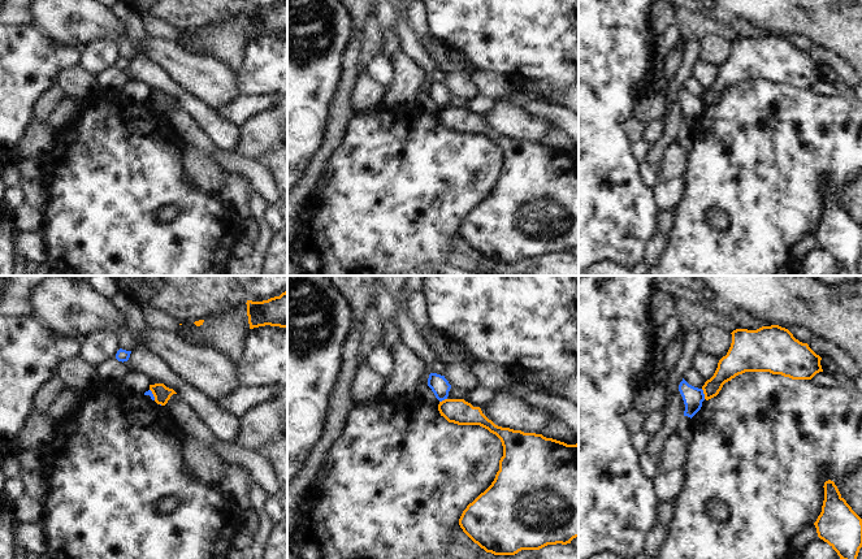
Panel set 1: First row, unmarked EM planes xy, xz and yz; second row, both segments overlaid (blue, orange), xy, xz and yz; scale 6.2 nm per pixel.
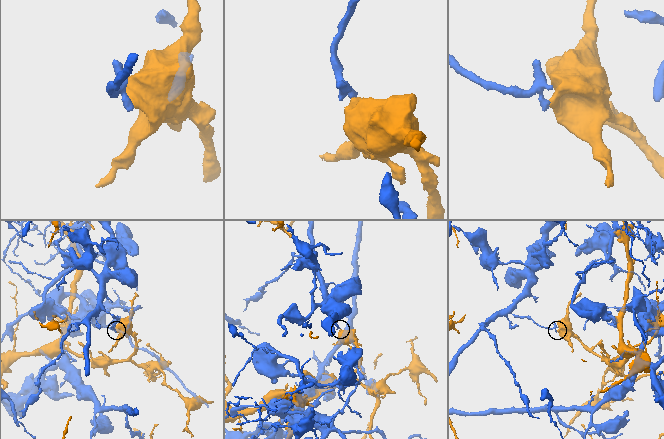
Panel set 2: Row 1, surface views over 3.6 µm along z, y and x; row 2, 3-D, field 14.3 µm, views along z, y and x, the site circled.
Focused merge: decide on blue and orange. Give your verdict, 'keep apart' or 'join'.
keep apart

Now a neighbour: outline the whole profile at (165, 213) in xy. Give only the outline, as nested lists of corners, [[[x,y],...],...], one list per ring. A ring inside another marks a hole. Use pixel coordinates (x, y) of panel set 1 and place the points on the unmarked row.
[[[164,205],[159,209],[157,217],[160,221],[170,221],[179,214],[179,209],[174,205]]]

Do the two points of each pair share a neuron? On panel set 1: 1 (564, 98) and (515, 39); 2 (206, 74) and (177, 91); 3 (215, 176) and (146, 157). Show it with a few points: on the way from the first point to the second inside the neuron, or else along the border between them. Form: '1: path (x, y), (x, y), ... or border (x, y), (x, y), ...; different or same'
1: border (532, 81), (541, 82), (550, 90), (564, 91); different
2: border (160, 66), (173, 81), (207, 105); different
3: border (183, 176), (185, 181), (194, 189), (209, 194); different

